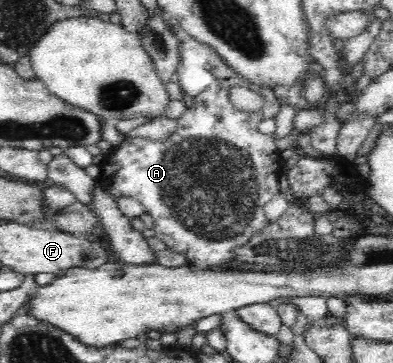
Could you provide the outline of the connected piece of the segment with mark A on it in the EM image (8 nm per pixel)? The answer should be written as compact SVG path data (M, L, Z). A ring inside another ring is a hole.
M182 34L178 42L179 62L174 77L182 90L184 111L176 119L178 127L168 139L145 139L126 137L118 149L100 158L100 184L113 201L130 197L142 204L146 213L154 219L156 238L162 240L168 249L185 253L190 264L200 268L213 268L235 261L232 249L250 241L254 233L270 222L265 216L264 205L272 201L279 192L280 175L283 165L276 133L263 135L258 129L261 121L275 120L280 112L280 102L268 84L256 84L244 78L238 70L230 66L214 47L200 43L192 36ZM234 84L252 88L265 97L267 103L263 111L244 114L234 110L227 93Z

